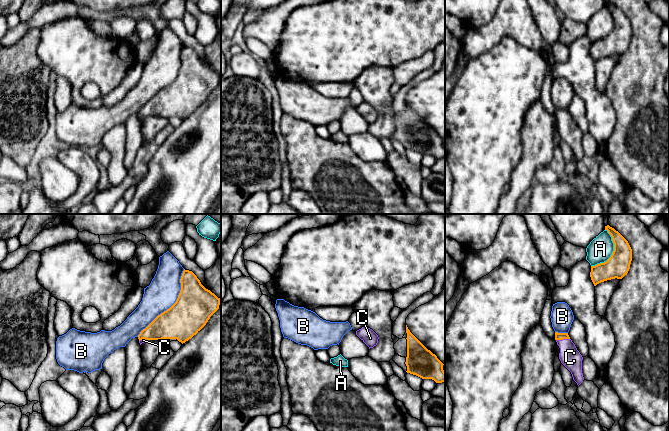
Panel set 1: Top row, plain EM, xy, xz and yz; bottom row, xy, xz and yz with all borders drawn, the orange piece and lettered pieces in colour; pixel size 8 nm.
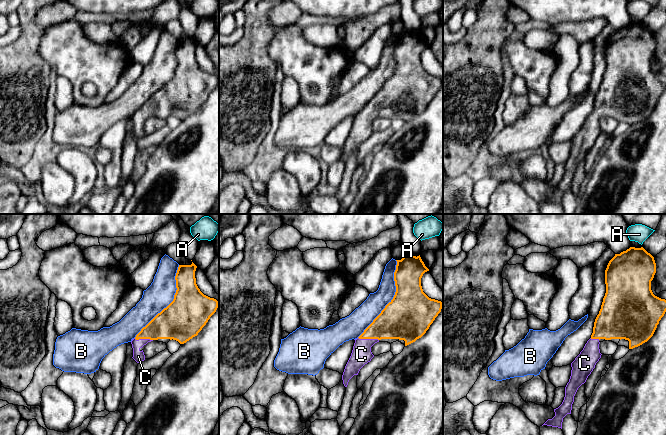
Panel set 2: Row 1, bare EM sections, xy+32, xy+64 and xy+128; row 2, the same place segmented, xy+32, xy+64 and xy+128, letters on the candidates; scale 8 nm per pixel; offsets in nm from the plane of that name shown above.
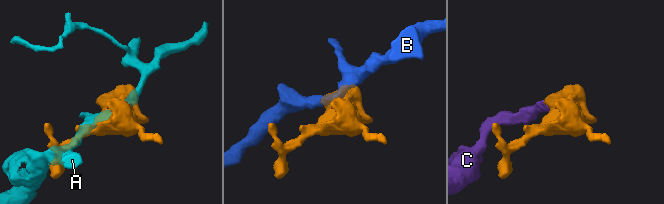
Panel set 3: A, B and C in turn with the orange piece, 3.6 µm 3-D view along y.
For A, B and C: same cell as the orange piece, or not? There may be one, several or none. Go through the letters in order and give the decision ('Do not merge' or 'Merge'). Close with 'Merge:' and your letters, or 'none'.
A: Do not merge
B: Do not merge
C: Merge
Merge: C

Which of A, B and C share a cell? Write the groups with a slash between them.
A / B / C

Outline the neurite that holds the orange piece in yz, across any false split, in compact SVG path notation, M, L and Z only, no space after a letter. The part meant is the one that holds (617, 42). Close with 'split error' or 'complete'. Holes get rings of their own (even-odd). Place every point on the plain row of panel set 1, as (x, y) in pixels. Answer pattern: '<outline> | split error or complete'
M609 1L605 2L605 6L612 13L614 27L606 38L591 42L590 53L594 62L607 56L622 55L627 51L632 37L632 25L628 17Z | complete

